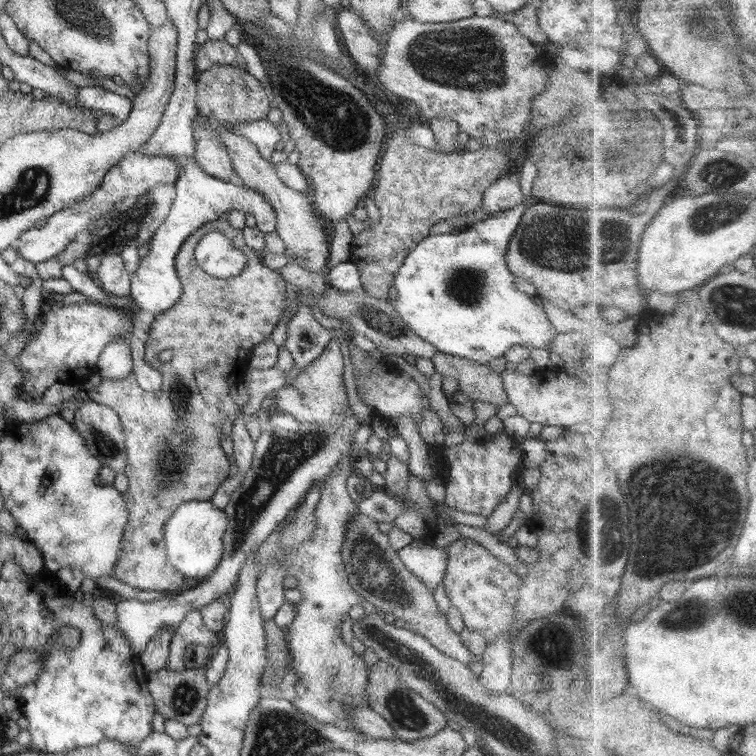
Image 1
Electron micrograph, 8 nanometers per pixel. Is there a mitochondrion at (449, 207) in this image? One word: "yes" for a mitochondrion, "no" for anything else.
no

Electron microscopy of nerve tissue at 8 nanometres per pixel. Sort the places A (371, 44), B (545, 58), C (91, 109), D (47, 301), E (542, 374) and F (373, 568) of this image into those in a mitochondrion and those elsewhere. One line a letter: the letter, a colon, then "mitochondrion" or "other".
A: other
B: other
C: other
D: other
E: other
F: mitochondrion

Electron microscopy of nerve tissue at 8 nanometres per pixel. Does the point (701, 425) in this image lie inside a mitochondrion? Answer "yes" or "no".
no

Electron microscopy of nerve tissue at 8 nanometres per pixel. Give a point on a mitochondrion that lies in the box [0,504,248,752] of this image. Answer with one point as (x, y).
(185, 696)

